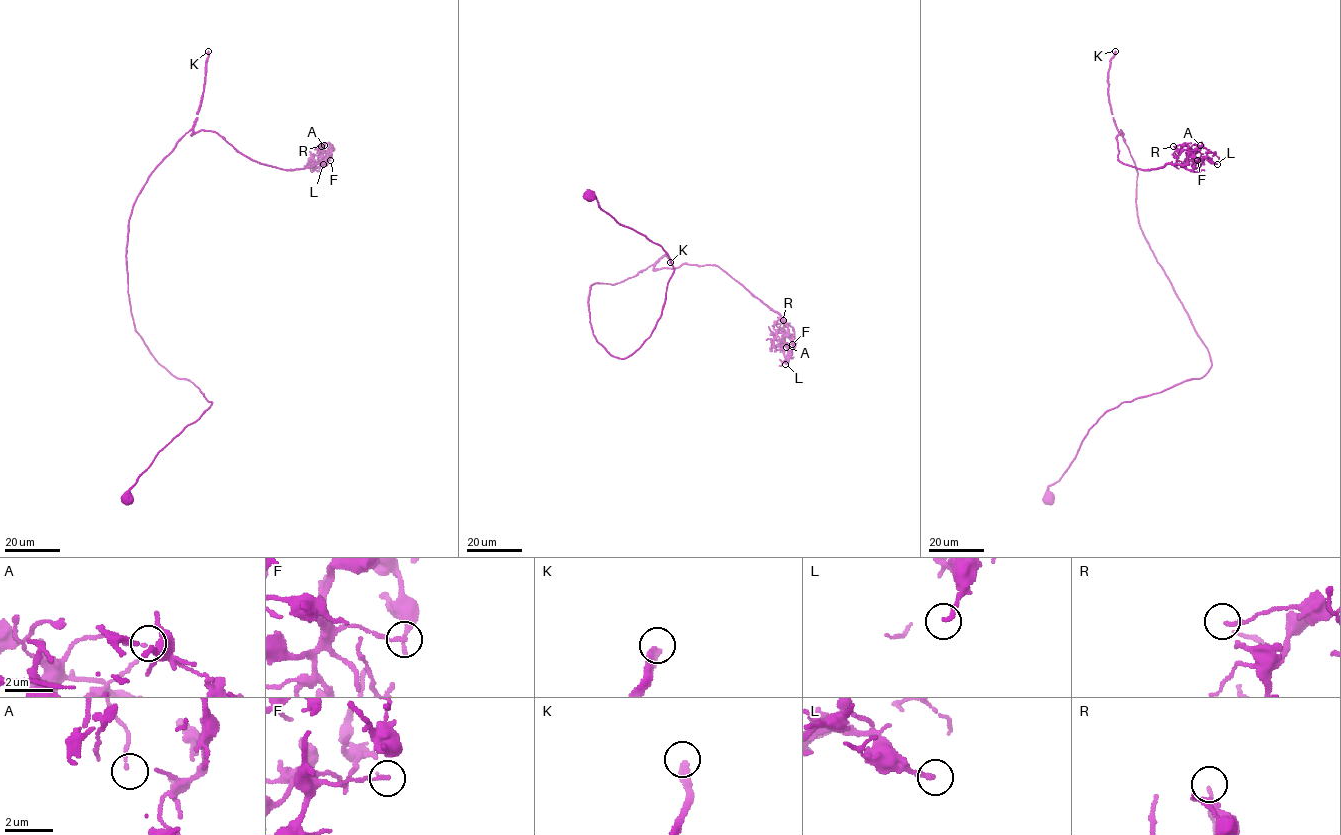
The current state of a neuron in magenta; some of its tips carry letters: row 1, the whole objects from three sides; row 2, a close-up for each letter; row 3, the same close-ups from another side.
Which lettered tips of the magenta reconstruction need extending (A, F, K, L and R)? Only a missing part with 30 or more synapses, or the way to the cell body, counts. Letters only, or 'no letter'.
K

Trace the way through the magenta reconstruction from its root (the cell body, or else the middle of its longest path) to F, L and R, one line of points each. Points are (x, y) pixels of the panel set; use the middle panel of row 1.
F: (591, 197), (674, 269), (651, 334), (612, 356), (589, 287), (652, 264), (719, 267), (792, 344)
L: (591, 197), (674, 269), (651, 334), (612, 356), (589, 287), (690, 264), (781, 316), (785, 364)
R: (591, 197), (674, 269), (651, 334), (612, 356), (593, 334), (589, 287), (652, 264), (718, 266), (783, 320)

